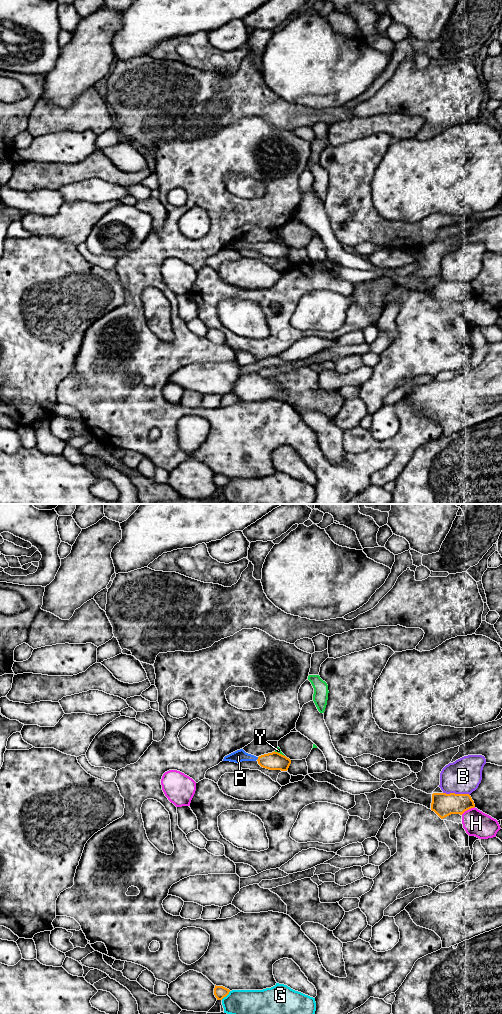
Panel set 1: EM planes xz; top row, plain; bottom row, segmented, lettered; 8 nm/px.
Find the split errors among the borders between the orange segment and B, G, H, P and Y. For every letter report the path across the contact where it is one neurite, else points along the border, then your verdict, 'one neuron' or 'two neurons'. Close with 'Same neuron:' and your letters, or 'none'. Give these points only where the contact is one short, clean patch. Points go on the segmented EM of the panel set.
B: two neurons
G: two neurons
H: two neurons
P: runs through xz (273, 761), (264, 761), (258, 758), (238, 756); one neuron
Y: border along xz (274, 751), (284, 756); two neurons
Same neuron: P

